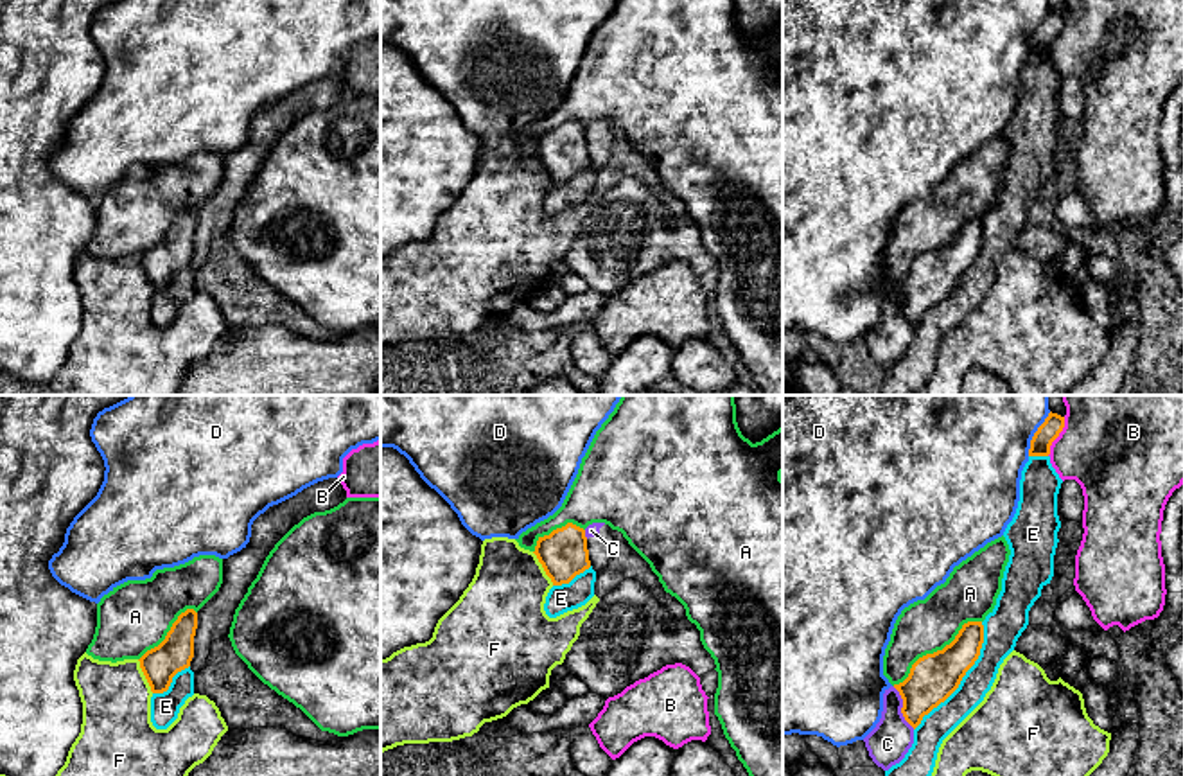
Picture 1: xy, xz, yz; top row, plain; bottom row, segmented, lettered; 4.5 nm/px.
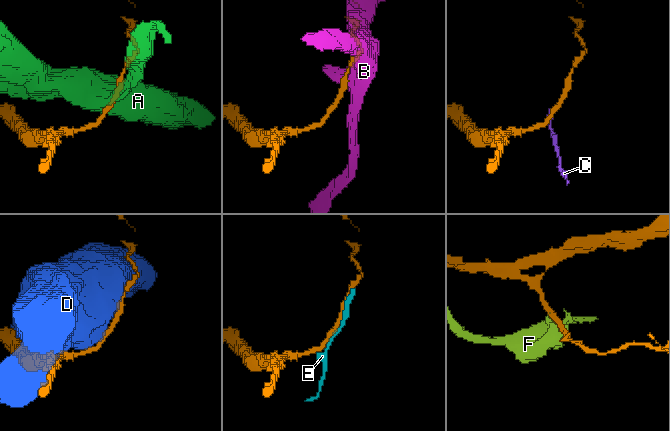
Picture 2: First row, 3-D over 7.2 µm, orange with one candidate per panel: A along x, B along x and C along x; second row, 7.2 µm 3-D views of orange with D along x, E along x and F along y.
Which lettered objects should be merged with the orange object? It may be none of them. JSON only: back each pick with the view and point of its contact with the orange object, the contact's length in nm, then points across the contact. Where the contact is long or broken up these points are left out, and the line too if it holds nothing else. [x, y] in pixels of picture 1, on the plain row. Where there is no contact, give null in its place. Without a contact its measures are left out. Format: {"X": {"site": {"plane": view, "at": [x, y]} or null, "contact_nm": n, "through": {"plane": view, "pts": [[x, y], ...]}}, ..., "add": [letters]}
{"add": []}

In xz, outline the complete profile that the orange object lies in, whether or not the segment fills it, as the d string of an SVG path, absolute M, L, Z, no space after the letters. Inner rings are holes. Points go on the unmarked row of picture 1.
M573 120L539 135L533 151L553 183L569 181L591 165L585 128Z

